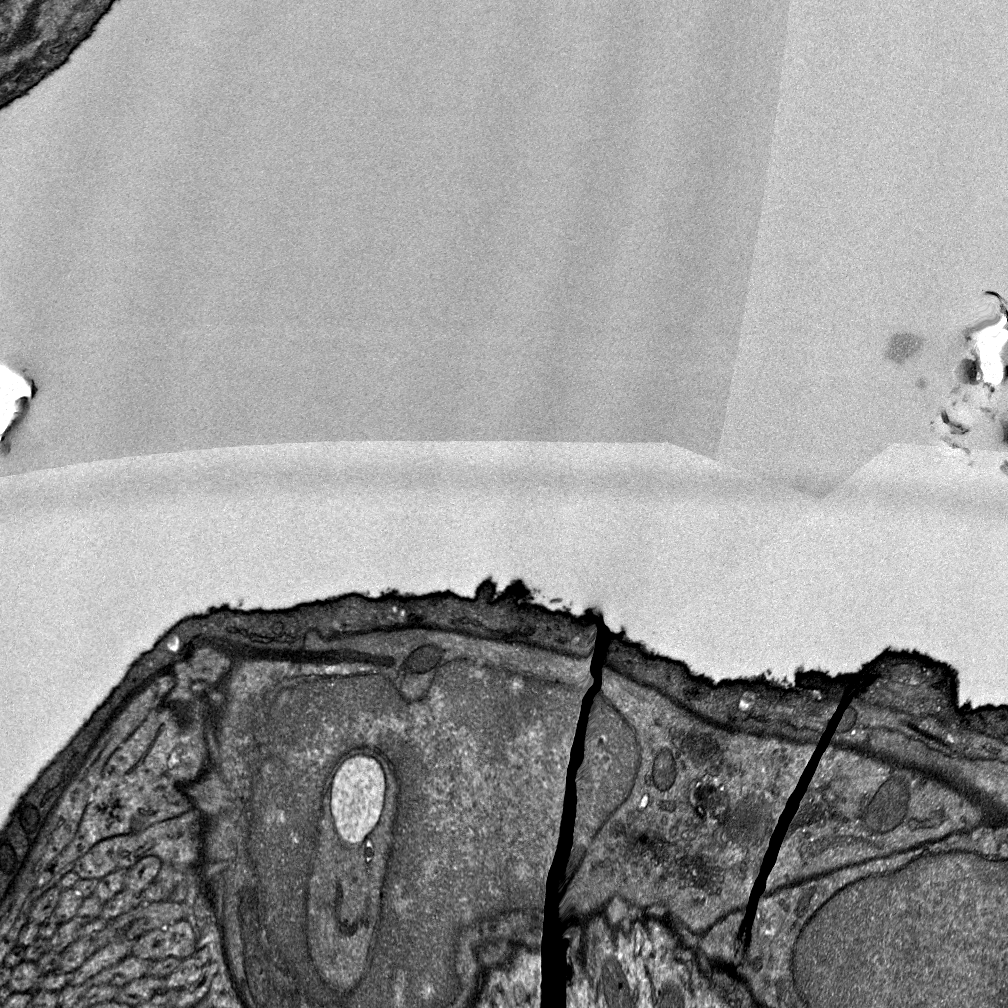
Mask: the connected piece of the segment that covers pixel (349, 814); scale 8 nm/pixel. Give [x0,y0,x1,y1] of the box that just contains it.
[329,755,385,845]

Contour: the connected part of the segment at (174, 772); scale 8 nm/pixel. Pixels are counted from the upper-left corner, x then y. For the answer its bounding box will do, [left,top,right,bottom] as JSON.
[39,709,203,885]

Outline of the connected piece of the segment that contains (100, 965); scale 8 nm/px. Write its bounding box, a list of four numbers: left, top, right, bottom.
[69,942,133,986]

